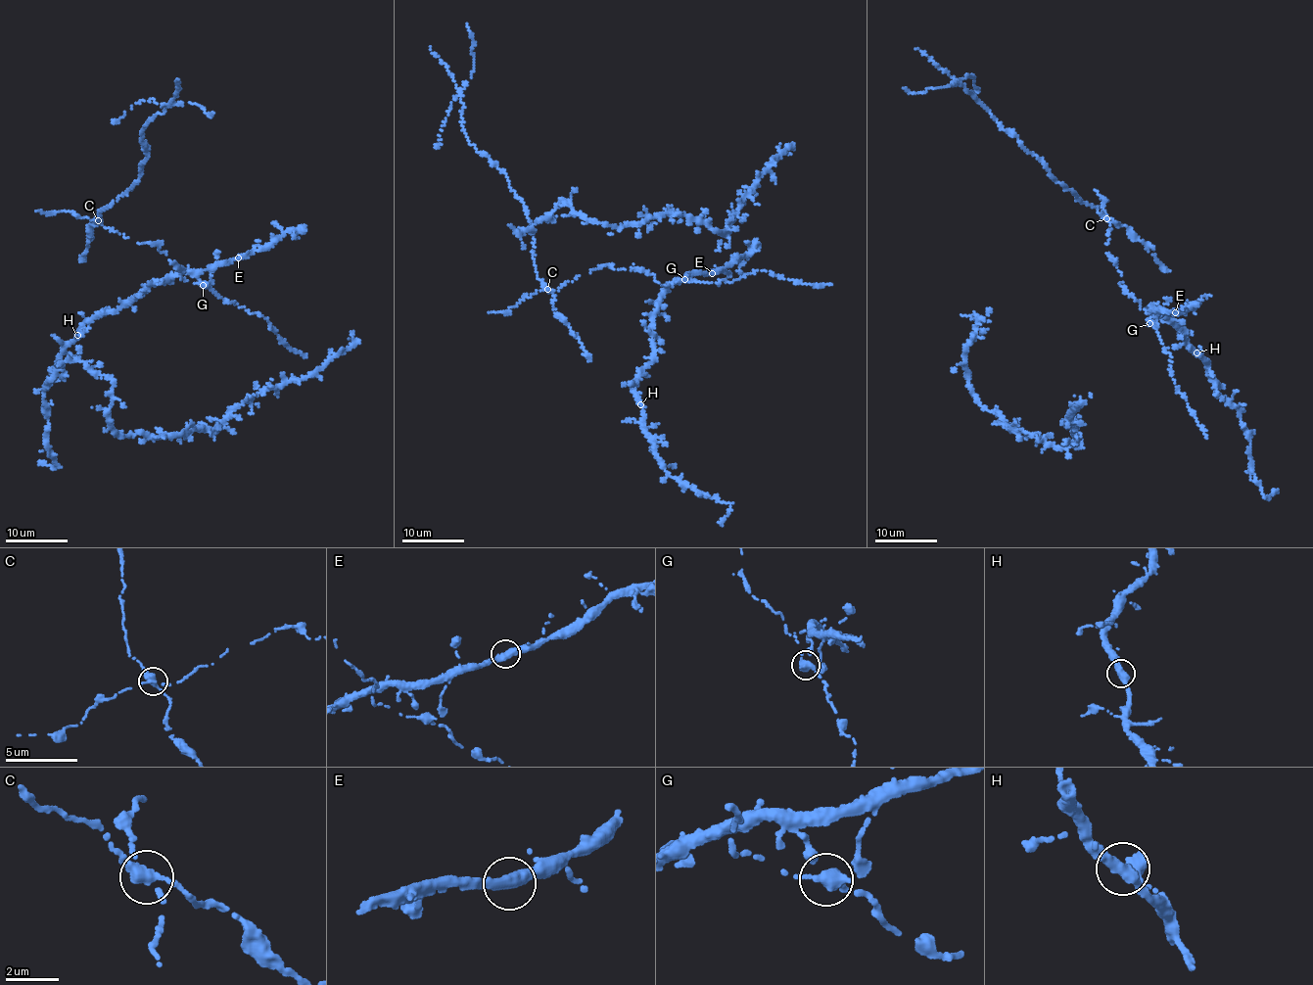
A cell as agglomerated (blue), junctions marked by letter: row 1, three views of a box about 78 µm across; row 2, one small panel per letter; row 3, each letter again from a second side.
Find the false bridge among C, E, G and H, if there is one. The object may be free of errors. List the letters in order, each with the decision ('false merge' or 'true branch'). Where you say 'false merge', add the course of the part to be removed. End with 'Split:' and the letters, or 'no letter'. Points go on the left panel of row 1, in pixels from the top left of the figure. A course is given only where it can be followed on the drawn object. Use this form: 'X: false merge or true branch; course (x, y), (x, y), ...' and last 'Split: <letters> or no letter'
C: false merge; course (97, 220), (98, 211), (139, 179), (148, 121), (172, 104), (214, 112)
E: true branch
G: true branch
H: true branch
Split: C

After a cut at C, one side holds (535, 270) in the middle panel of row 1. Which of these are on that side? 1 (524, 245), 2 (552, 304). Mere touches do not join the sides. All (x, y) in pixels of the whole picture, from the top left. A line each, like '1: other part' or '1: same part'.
1: other part
2: same part

